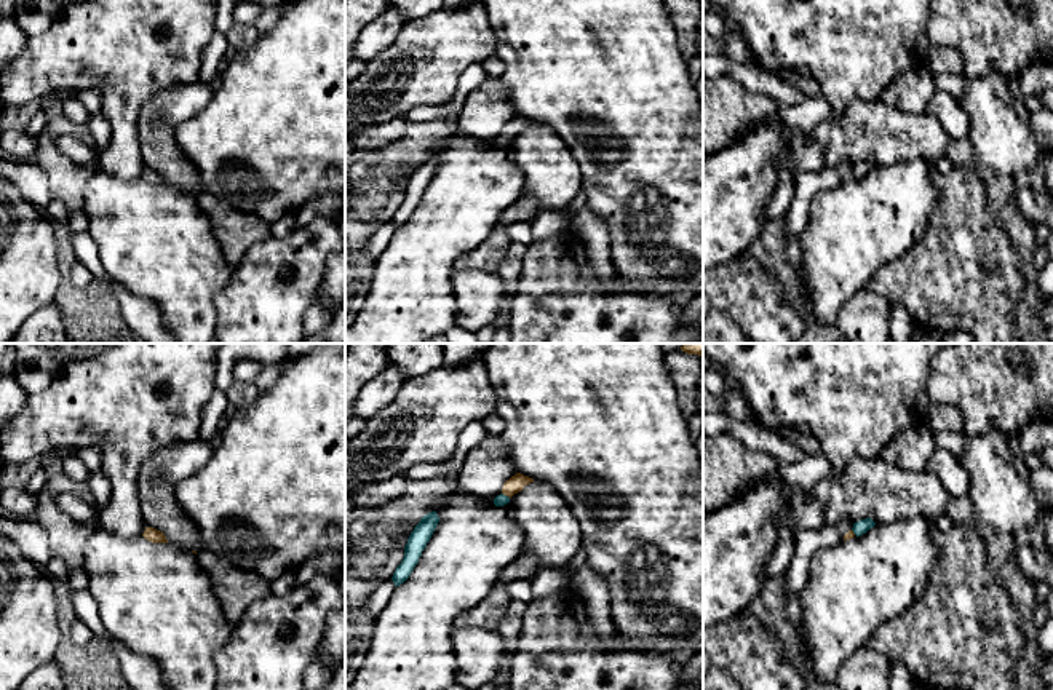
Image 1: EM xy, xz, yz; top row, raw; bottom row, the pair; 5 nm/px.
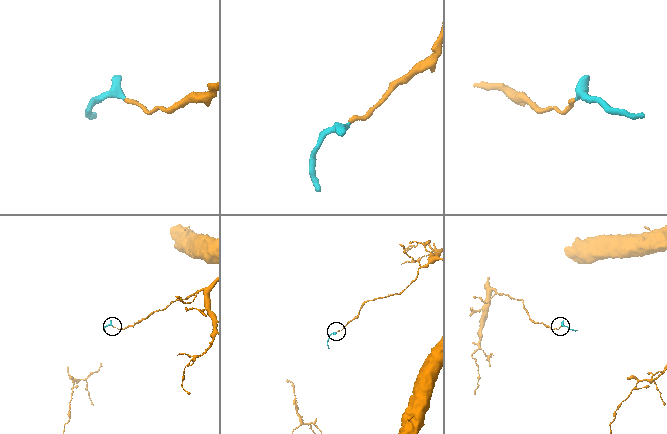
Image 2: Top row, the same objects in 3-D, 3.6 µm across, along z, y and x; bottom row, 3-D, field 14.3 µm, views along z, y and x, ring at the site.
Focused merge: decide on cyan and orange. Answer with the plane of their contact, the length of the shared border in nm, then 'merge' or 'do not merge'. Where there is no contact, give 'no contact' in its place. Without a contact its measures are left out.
xz | 50 nm | merge

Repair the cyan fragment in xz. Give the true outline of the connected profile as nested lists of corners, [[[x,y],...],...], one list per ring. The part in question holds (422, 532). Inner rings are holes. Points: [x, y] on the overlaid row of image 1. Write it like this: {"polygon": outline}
{"polygon": [[[431,511],[425,514],[420,519],[420,522],[414,527],[404,546],[404,557],[391,577],[395,586],[399,586],[409,578],[409,575],[412,573],[414,567],[419,562],[419,557],[422,556],[422,551],[430,541],[438,522],[439,518],[436,511]]]}

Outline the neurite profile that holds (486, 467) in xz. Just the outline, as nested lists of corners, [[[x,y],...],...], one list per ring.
[[[487,434],[463,454],[463,465],[455,486],[481,498],[495,498],[503,484],[518,471],[507,457],[502,436]]]

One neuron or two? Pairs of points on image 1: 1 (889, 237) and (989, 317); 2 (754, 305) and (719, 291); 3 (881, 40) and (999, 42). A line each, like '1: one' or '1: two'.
1: two
2: one
3: two

